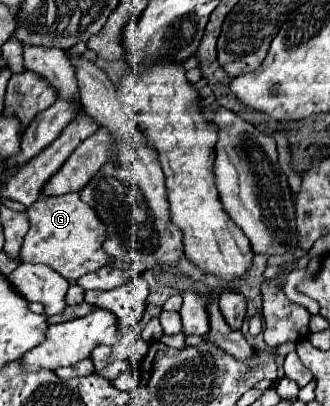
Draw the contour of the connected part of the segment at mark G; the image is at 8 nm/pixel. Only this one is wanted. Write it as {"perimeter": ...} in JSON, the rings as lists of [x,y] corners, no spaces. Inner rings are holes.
{"perimeter":[[[66,193],[60,197],[42,195],[32,207],[26,209],[30,229],[20,247],[20,259],[24,263],[44,263],[56,269],[68,281],[92,273],[108,263],[108,255],[102,249],[106,239],[106,227],[96,217],[94,209],[80,201],[78,193]]]}

